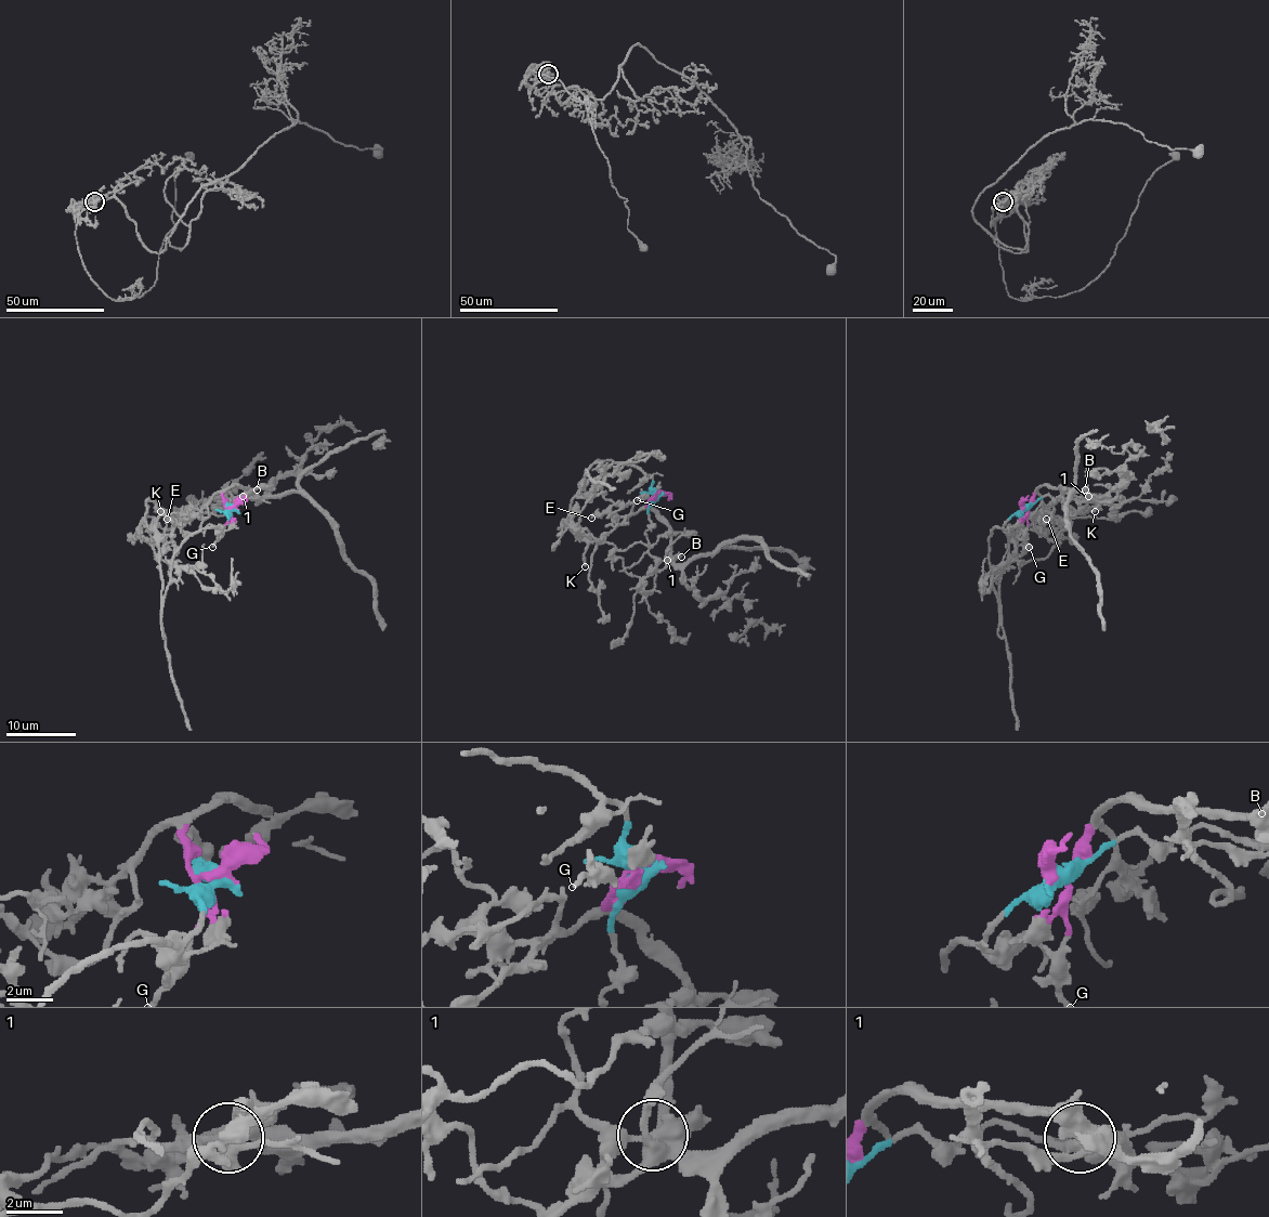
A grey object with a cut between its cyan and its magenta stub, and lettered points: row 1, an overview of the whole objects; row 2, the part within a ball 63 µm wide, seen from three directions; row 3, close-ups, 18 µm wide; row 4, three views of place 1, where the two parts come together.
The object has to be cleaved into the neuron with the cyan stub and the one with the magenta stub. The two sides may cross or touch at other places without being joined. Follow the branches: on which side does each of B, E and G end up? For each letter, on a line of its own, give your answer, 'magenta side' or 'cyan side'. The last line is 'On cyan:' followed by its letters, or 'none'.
B: cyan side
E: magenta side
G: magenta side
On cyan: B

